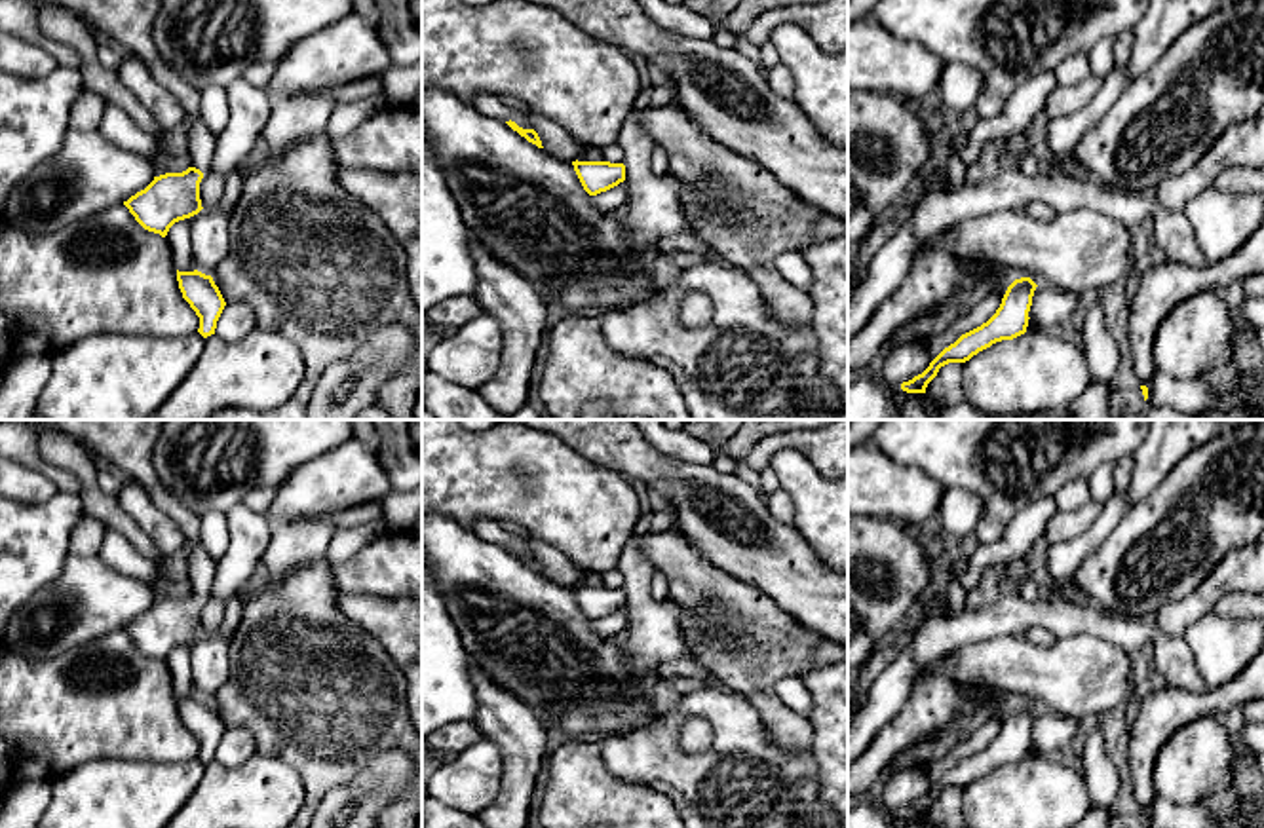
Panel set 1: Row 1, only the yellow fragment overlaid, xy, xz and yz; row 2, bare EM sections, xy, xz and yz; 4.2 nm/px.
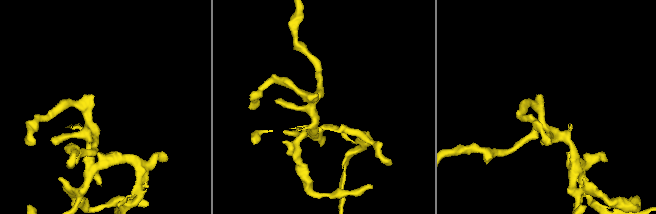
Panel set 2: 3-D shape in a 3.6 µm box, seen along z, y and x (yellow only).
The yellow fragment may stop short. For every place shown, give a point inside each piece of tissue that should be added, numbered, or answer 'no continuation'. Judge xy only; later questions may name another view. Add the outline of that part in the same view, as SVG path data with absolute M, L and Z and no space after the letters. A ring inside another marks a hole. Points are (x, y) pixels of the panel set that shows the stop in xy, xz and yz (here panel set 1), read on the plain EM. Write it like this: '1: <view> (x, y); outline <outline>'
1: xy (202, 566); outline M198 543L190 553L188 575L192 583L192 593L200 594L203 600L209 598L211 583L215 577L215 560Z

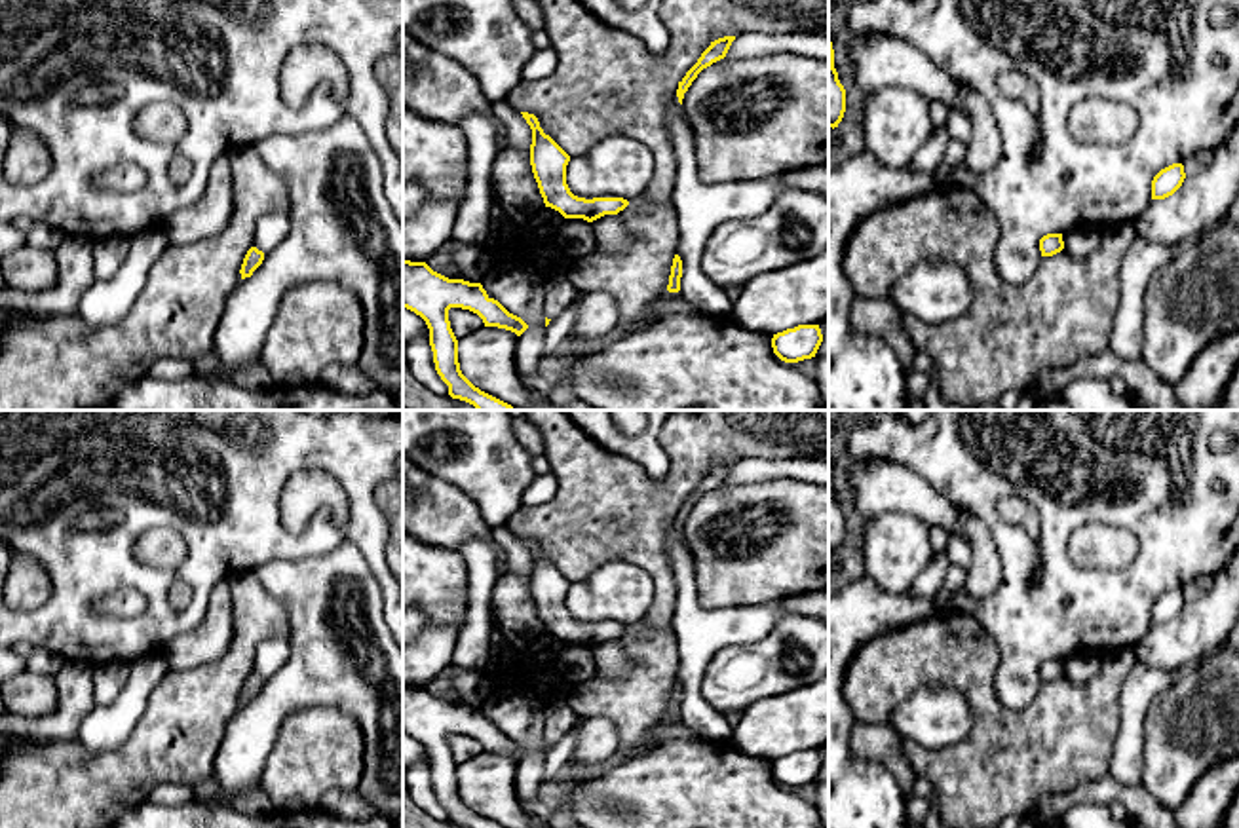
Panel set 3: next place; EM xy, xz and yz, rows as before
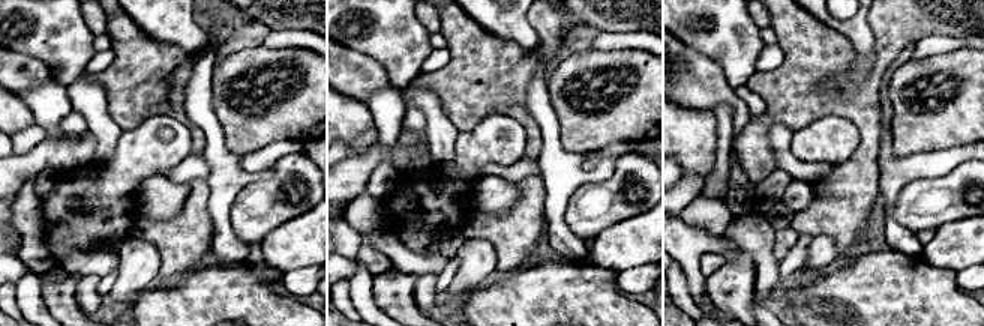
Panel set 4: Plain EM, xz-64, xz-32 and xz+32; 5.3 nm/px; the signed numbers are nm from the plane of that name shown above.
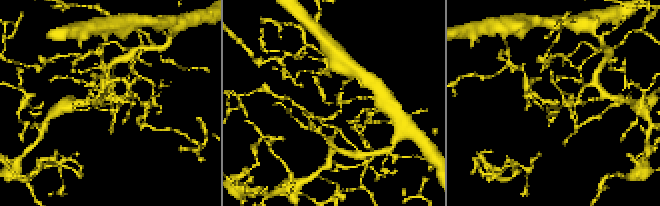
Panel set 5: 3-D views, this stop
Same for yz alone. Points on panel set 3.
no continuation

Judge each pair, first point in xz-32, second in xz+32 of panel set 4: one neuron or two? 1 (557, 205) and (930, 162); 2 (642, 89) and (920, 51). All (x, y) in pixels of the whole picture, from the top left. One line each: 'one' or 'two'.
1: one
2: two

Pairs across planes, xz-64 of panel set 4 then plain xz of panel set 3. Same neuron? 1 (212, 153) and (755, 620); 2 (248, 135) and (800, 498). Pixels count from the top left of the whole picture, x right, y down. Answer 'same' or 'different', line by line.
1: same
2: same

